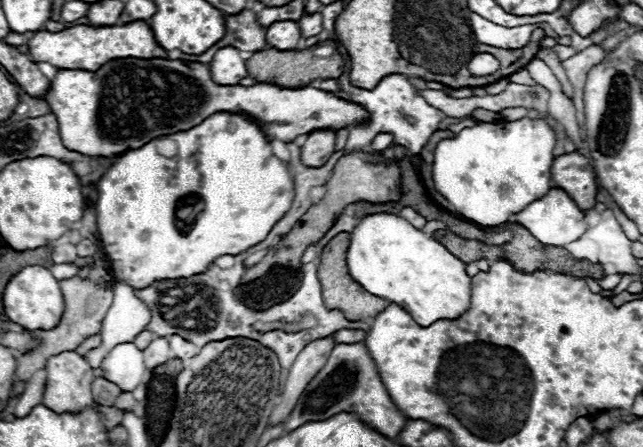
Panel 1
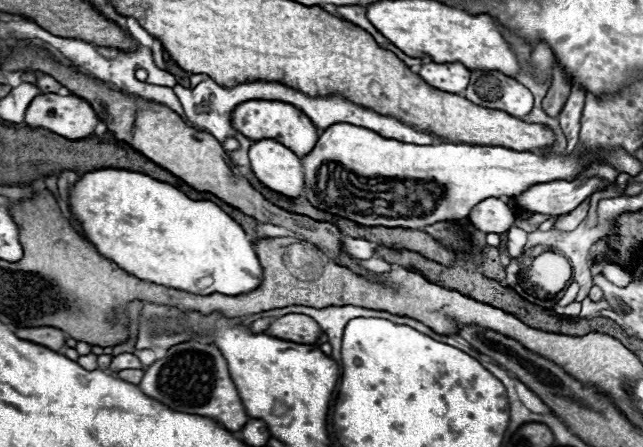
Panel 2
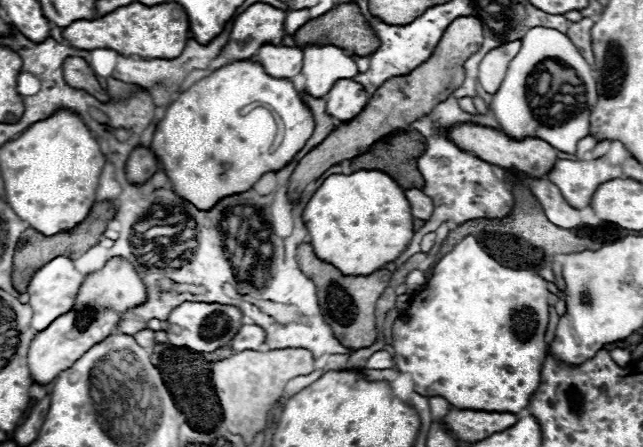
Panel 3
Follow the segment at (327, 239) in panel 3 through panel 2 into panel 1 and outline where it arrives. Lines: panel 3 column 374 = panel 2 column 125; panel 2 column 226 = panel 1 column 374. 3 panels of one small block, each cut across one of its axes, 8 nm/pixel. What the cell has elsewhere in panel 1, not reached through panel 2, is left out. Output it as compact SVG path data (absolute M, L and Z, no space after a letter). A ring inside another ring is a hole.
M372 214L362 218L356 230L350 234L350 248L346 254L350 276L370 294L390 300L402 306L420 326L430 326L438 320L456 320L468 308L472 300L472 278L466 274L466 264L454 258L440 242L426 236L422 230L410 226L394 214Z

